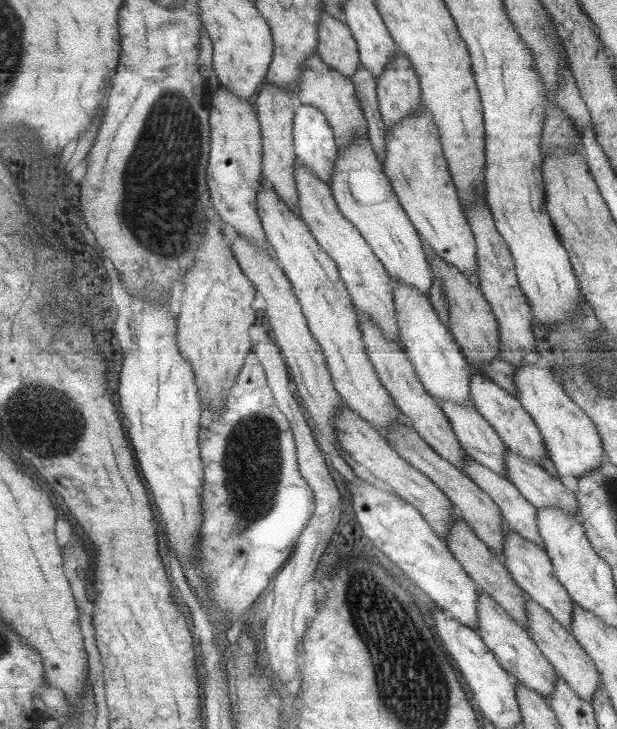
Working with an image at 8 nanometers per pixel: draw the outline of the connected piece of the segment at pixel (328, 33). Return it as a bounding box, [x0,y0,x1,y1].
[319,12,362,76]

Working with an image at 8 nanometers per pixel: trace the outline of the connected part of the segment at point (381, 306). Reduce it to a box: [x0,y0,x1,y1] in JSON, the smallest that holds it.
[296,161,400,343]

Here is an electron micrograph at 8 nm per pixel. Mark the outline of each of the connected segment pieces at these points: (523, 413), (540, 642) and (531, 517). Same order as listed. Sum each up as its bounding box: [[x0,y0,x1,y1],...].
[[470,373,549,461],[526,597,601,702],[462,456,544,548]]

